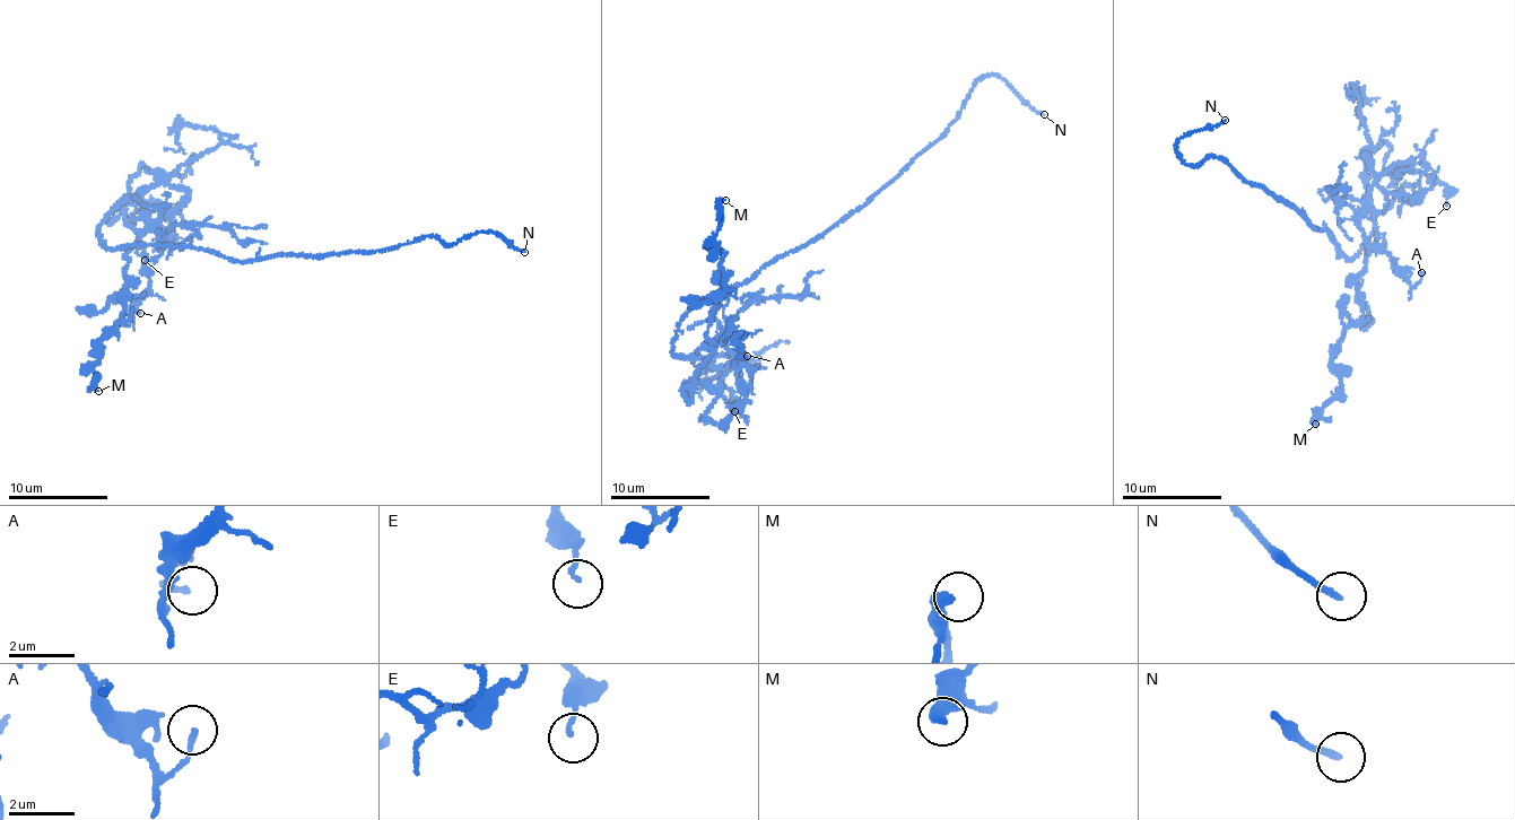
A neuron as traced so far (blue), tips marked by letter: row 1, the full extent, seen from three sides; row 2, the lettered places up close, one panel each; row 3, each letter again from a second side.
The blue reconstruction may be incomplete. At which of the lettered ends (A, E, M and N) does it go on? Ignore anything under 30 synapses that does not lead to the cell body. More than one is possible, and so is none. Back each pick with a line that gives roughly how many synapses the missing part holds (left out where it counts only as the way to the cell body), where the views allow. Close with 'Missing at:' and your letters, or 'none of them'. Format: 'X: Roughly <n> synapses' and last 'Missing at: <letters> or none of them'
Missing at: N

